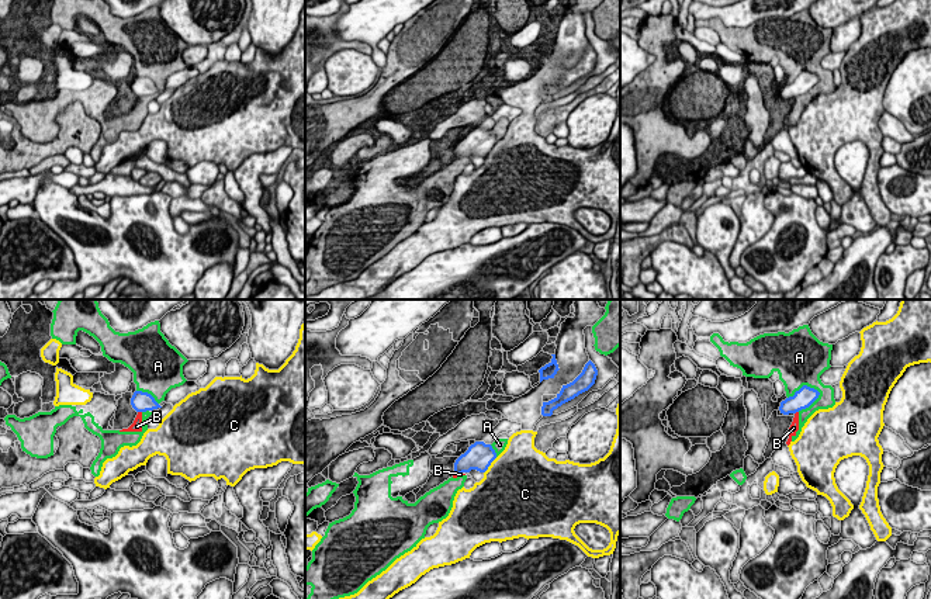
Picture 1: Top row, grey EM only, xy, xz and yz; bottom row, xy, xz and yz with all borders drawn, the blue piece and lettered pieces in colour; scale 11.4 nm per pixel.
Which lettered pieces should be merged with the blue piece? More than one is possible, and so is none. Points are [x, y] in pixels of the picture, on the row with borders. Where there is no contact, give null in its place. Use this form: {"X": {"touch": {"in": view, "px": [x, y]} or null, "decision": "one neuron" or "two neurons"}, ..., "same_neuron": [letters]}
{"A": {"touch": {"in": "yz", "px": [803, 385]}, "decision": "two neurons"}, "B": {"touch": {"in": "xy", "px": [139, 411]}, "decision": "two neurons"}, "C": {"touch": {"in": "xz", "px": [490, 464]}, "decision": "two neurons"}, "same_neuron": []}

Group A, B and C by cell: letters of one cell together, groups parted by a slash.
A B / C

